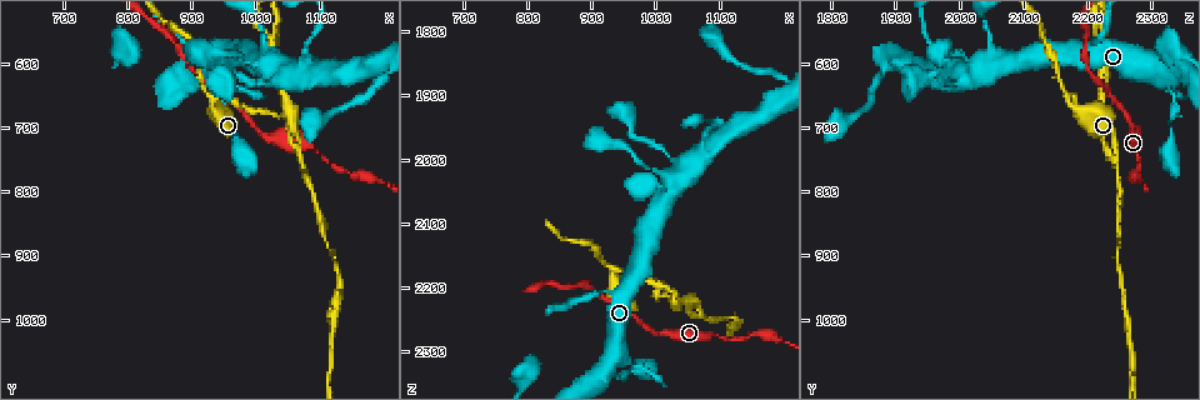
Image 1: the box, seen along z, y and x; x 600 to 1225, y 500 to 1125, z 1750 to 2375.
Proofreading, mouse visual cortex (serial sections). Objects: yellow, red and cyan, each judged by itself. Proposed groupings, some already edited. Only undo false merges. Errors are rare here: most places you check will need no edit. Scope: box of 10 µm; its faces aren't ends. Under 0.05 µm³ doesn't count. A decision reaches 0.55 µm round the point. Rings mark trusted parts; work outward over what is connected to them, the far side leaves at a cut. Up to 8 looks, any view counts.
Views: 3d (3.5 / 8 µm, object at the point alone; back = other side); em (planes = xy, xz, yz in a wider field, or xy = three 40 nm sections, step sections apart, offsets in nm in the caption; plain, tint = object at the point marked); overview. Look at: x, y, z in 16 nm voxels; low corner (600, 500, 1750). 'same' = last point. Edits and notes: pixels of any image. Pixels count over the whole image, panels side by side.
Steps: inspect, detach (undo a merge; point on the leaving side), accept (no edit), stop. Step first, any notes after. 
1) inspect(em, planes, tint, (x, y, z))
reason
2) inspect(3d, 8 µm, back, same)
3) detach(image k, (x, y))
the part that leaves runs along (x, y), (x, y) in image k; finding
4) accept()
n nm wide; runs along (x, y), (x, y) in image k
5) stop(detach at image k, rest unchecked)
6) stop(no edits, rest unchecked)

inspect(em, xy, step 1, tint, (1030, 625, 2000))

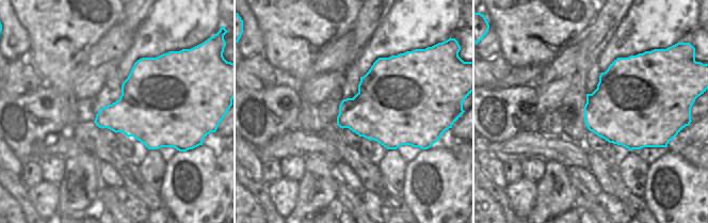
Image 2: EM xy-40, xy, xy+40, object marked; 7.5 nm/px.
inspect(3d, 3.5 µm, same)

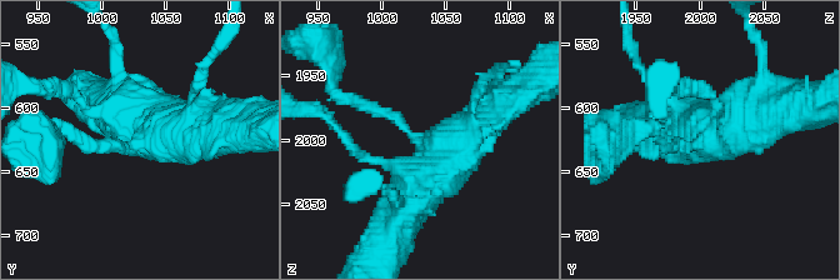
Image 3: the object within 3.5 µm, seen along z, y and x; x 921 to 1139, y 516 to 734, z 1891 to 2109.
accept()
runs along (398, 215), (443, 150), (513, 96) in image 3; one cell here

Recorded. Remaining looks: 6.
inspect(3d, 8 µm, (940, 655, 2170))
branch point

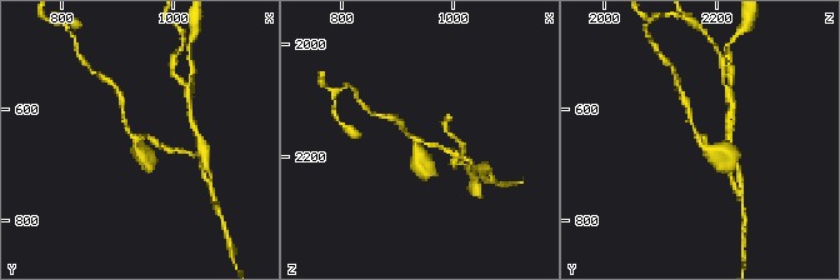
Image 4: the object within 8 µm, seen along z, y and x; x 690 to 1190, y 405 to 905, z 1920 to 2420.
inspect(em, xy, step 1, tint, same)
3 arms; arms of 150, 150, 400 nm; need the tissue

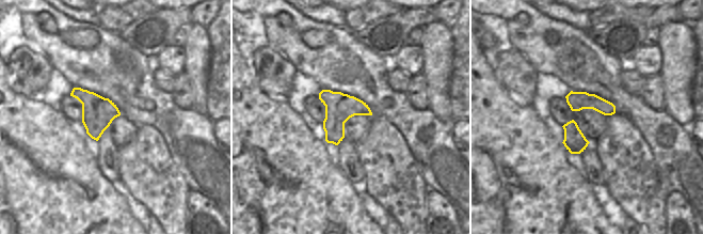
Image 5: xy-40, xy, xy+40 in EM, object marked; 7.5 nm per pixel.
accept()
220 nm wide; continuous, no second cell

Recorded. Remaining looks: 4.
inspect(3d, 3.5 µm, (1050, 680, 2225))
three-way junction

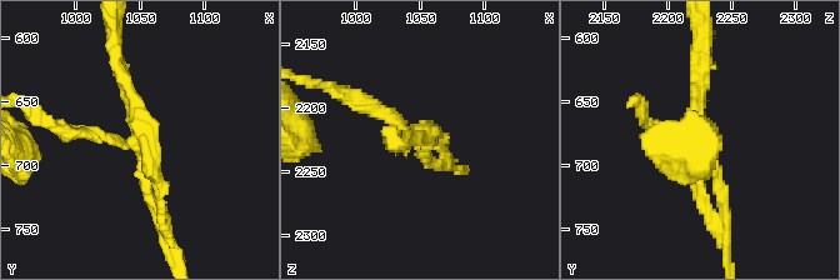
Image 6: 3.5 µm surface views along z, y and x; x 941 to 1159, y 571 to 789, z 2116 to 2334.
inspect(em, planes, tint, (1052, 686, 2224))

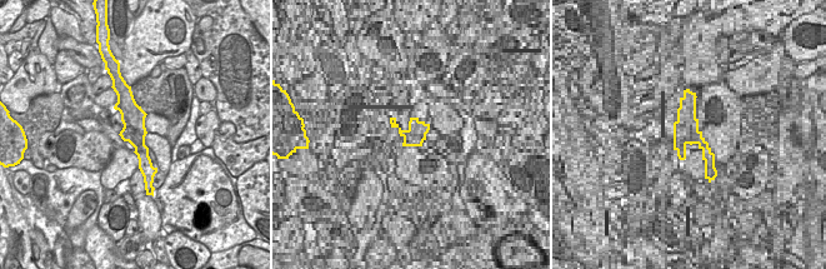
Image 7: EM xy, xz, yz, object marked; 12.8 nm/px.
inspect(em, xy, step 3, tint, same)

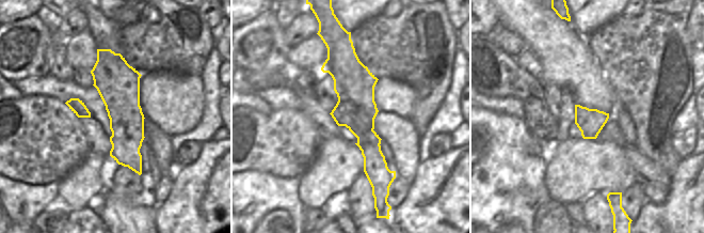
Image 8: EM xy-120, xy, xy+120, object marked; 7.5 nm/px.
detach(image 6, (695, 88))
300 nm wide; border along (336, 93), (360, 107), (373, 128) in image 8; two cells meet here

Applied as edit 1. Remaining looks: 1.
stop(detach at image 6, rest unchecked)

